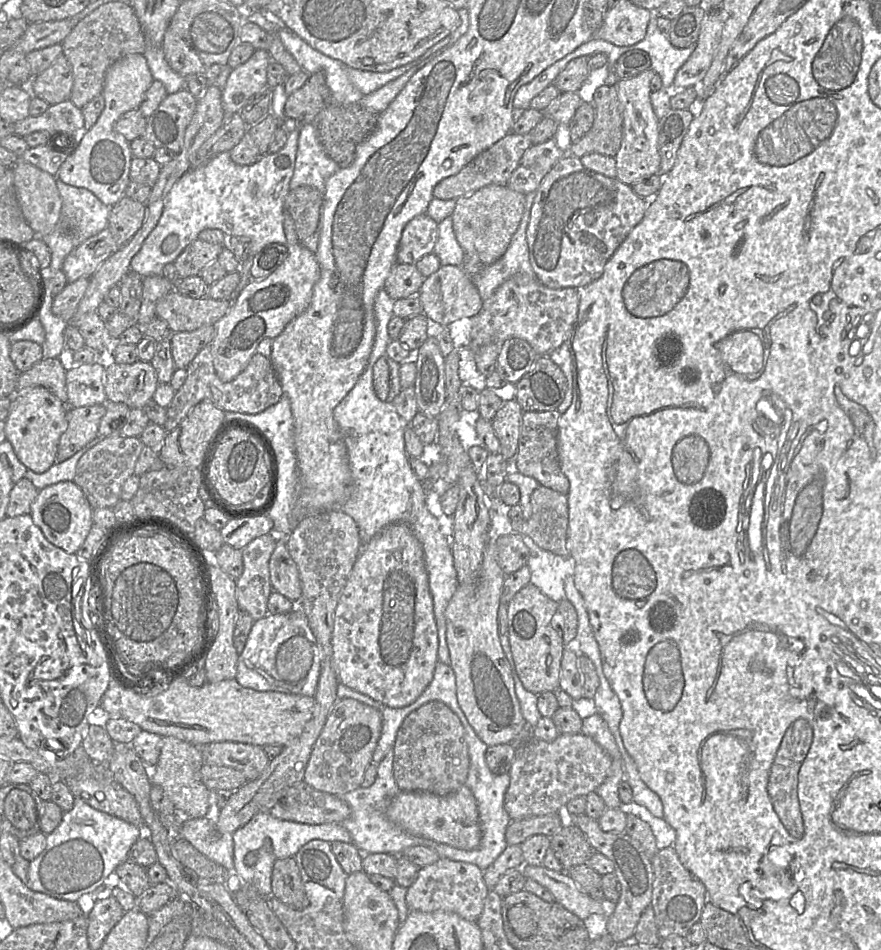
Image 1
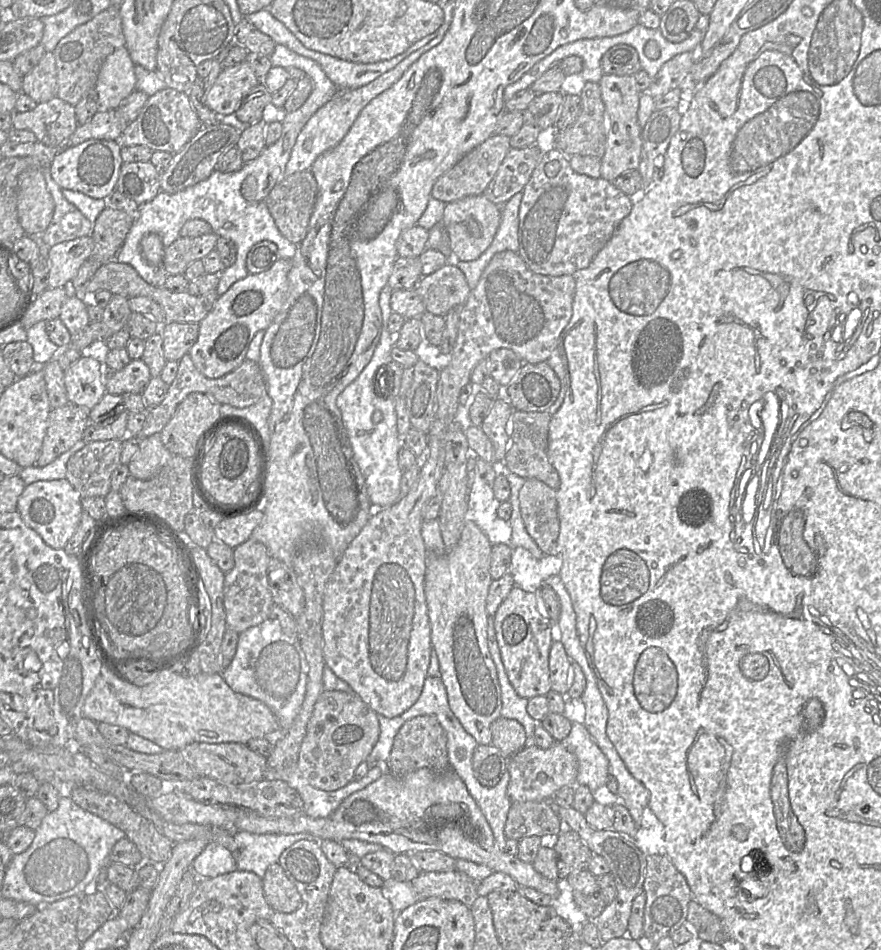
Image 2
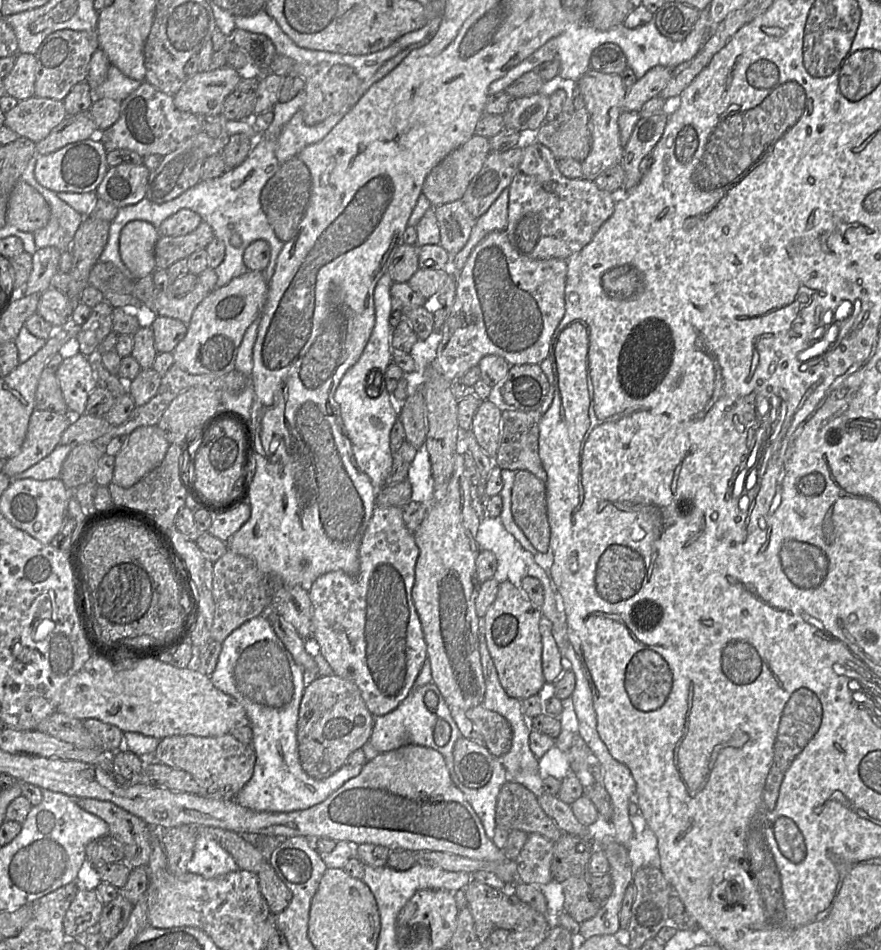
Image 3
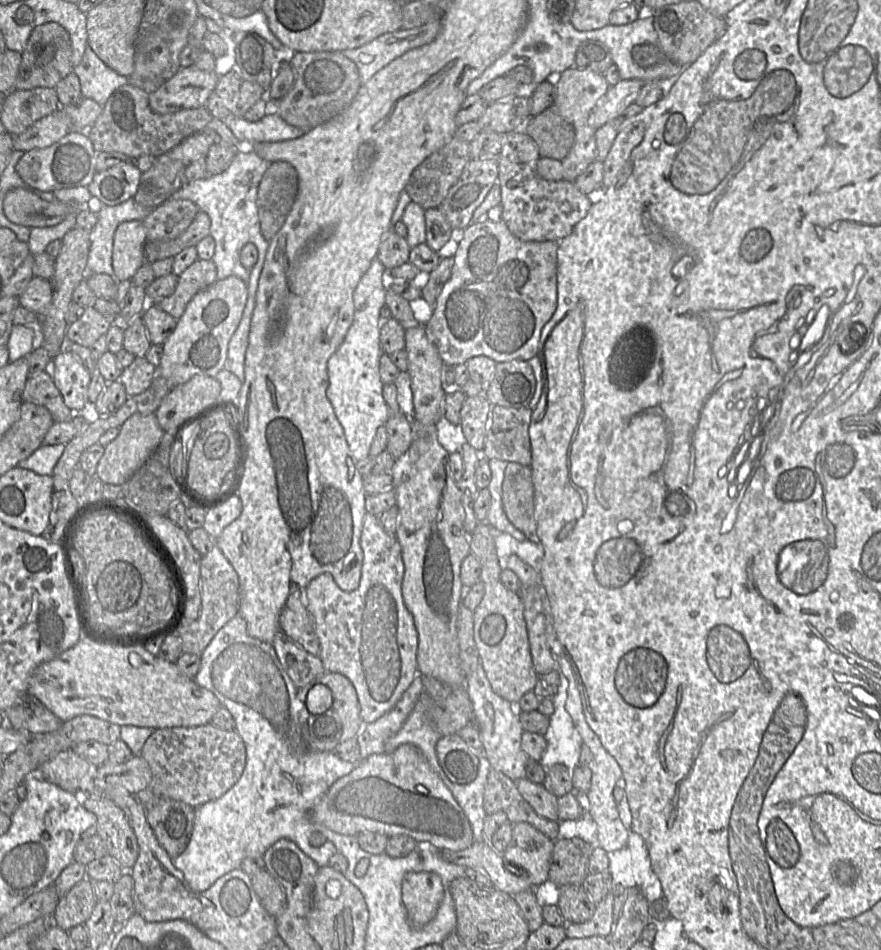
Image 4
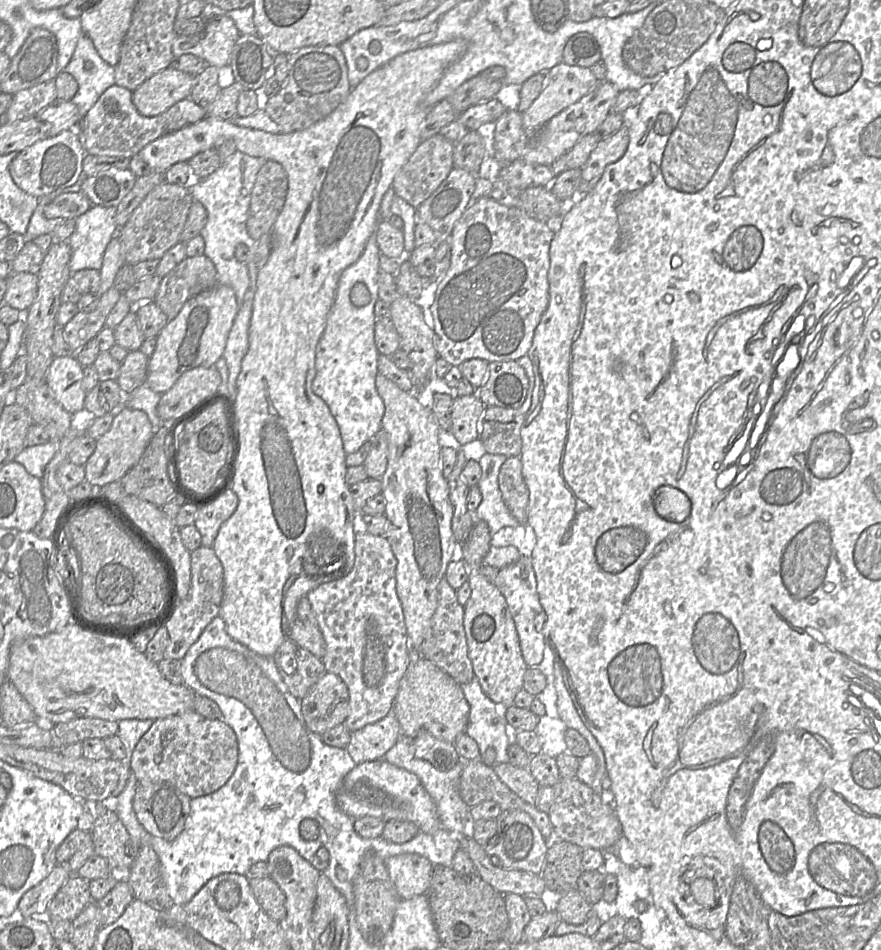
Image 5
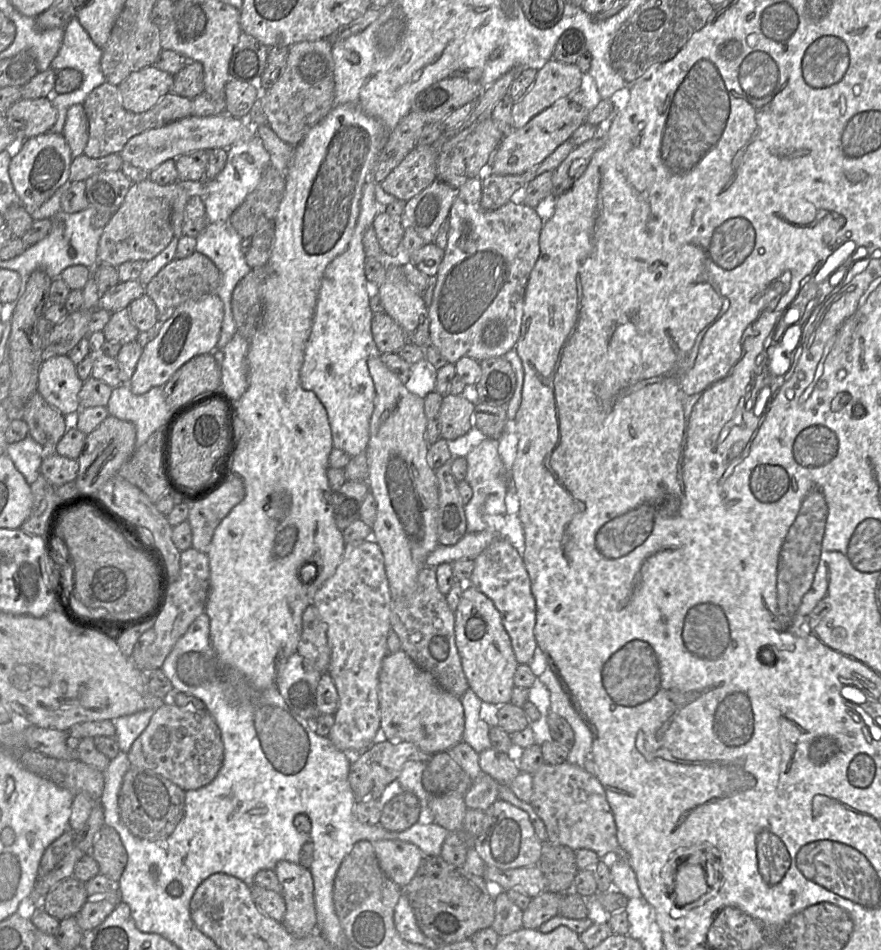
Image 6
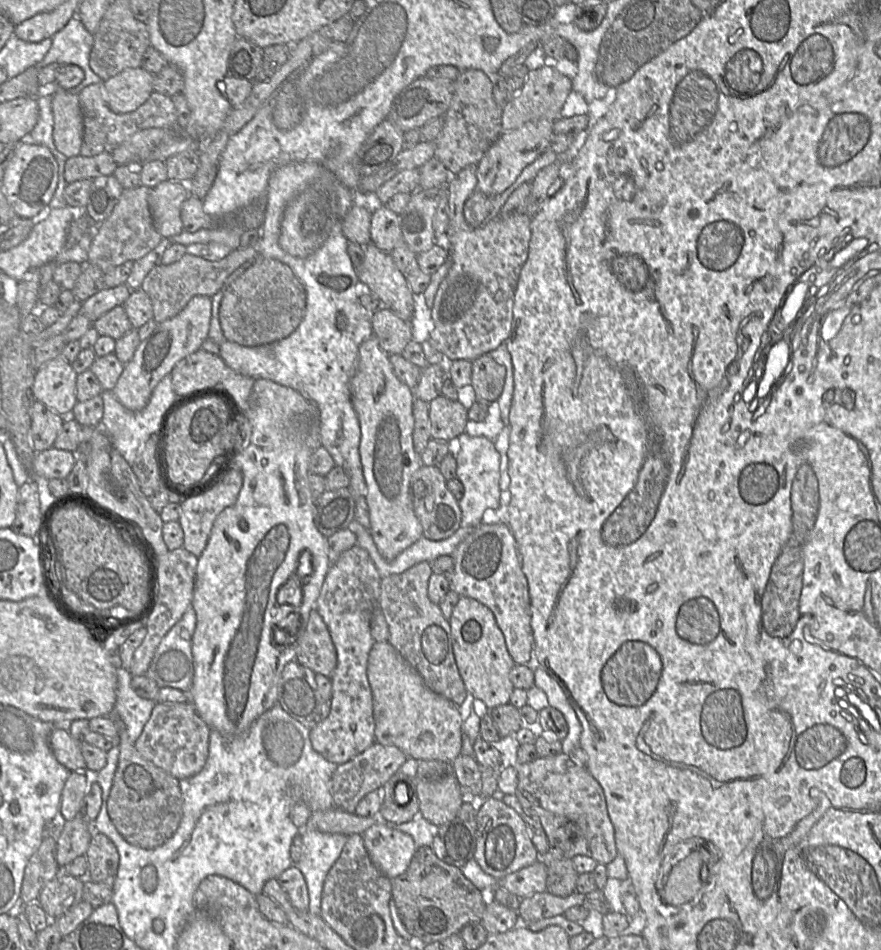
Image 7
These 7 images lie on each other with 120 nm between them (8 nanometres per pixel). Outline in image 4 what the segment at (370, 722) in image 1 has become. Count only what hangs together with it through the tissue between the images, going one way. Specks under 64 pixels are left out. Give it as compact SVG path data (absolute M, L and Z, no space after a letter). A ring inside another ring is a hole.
M325 672L311 683L298 689L297 698L301 703L300 723L303 736L308 745L317 751L335 752L336 747L342 742L356 737L362 730L364 723L360 716L360 705L356 689L352 682L343 674ZM316 685L327 686L333 696L332 706L323 713L312 713L307 707L307 695Z

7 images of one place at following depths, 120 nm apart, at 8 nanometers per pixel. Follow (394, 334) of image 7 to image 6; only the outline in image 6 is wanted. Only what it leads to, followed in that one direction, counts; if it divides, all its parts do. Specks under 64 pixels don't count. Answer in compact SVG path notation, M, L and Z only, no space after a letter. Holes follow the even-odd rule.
M385 312L373 315L371 332L379 354L397 353L407 343L402 328Z

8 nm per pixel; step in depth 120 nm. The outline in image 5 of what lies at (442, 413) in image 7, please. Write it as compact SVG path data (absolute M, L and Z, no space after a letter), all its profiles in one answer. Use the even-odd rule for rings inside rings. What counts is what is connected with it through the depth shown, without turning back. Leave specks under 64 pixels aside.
M476 395L454 397L449 431L459 444L479 438L479 425L485 408L486 405Z

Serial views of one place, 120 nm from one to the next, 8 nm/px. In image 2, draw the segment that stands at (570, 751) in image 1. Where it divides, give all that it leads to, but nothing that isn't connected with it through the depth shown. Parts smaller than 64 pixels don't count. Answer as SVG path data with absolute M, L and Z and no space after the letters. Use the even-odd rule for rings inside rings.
M556 742L550 748L528 745L509 758L510 780L507 793L512 802L548 801L562 787L575 785L578 761L562 742Z

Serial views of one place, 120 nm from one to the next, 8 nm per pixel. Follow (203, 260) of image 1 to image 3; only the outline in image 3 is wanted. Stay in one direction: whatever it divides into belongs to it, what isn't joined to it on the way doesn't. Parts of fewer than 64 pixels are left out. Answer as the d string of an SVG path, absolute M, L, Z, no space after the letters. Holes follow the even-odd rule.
M204 221L185 236L160 236L154 248L156 268L166 270L175 262L187 259L192 253L205 250L214 237L213 230Z

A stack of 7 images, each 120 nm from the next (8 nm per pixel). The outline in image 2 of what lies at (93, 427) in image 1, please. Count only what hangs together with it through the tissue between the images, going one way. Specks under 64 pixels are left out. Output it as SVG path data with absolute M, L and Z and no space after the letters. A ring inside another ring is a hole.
M72 403L52 409L48 428L36 466L44 467L82 440L90 425L90 409Z

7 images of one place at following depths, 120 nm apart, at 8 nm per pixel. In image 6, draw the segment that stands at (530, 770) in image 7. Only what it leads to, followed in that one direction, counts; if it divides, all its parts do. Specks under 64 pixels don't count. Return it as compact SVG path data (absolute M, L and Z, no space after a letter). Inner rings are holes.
M568 761L557 765L544 763L532 774L532 789L529 804L545 824L548 844L567 846L574 851L592 850L600 859L609 853L621 852L612 810L607 801L605 790L595 775Z

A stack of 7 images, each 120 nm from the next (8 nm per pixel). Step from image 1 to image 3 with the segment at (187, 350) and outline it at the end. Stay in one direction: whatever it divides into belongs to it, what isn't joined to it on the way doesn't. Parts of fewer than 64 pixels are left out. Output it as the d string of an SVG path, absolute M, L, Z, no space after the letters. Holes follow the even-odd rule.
M151 316L149 319L157 353L172 352L186 335L188 325L180 320L163 316Z

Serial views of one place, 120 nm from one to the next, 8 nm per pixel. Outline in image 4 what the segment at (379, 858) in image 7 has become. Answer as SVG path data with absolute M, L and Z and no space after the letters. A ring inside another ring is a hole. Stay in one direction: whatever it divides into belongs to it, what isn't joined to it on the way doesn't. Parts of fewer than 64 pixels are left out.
M409 872L402 881L402 899L412 927L430 922L445 894L447 885L434 872Z

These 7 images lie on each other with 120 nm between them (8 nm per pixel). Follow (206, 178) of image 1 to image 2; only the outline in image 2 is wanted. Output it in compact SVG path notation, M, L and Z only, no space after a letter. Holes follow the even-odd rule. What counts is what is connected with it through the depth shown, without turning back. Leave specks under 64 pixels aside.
M314 71L312 74L316 79L316 86L313 85L310 96L299 109L286 112L282 120L282 135L274 144L266 146L256 159L244 164L242 169L237 172L223 173L214 170L206 180L194 186L175 194L160 192L151 202L140 205L122 247L111 261L130 265L145 282L151 285L158 268L148 264L142 257L141 239L148 233L157 234L163 247L166 248L180 237L183 225L193 219L207 222L212 227L212 233L220 238L231 240L237 247L235 263L220 273L216 289L218 296L226 293L234 283L249 275L246 258L254 245L262 241L273 242L278 248L280 259L292 259L297 245L281 235L269 213L265 200L273 187L286 177L286 164L299 133L310 117L333 98L336 90L327 82L323 71Z

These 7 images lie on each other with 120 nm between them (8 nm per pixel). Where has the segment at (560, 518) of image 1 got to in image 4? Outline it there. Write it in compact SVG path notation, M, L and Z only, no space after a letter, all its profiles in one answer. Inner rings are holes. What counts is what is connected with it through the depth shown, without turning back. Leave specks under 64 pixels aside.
M509 462L502 483L502 502L509 521L527 540L539 543L535 519L534 486L529 466Z

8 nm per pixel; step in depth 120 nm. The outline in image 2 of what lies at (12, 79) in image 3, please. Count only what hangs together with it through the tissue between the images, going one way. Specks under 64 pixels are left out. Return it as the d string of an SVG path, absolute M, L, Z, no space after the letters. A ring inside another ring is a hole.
M46 52L38 64L22 78L21 92L36 103L47 102L57 96L57 70L52 52Z

